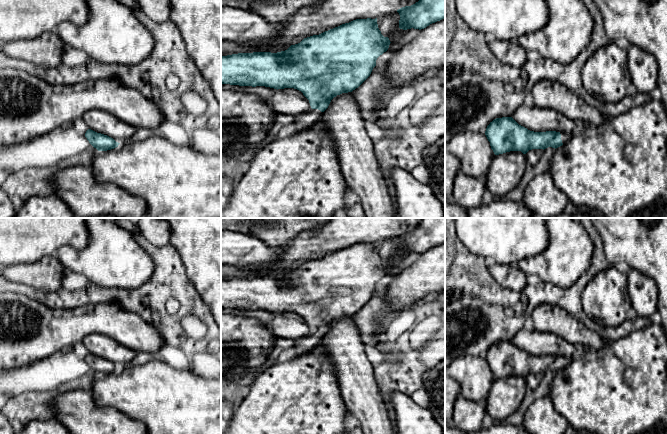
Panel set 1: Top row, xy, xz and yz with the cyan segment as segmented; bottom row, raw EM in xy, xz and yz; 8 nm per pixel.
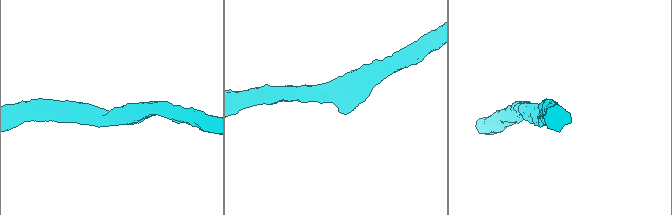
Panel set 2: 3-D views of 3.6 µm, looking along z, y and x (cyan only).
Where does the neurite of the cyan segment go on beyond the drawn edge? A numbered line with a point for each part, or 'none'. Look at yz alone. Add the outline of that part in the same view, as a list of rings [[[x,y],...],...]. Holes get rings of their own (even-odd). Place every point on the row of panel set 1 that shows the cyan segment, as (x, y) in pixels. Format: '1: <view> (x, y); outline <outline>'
1: yz (565, 137); outline [[[561,132],[561,140],[562,140],[562,143],[565,144],[569,138],[571,137],[571,134],[568,134],[568,133],[565,133],[565,132]]]

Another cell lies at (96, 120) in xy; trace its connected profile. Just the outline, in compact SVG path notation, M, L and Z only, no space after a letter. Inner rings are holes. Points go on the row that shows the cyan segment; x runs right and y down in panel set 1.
M91 110L83 115L89 129L107 135L118 143L129 141L136 128L101 110Z

